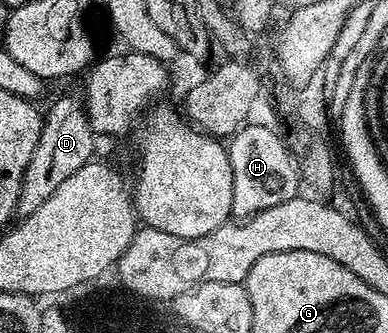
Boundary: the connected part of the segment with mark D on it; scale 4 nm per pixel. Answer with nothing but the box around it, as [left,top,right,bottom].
[16,102,98,216]

